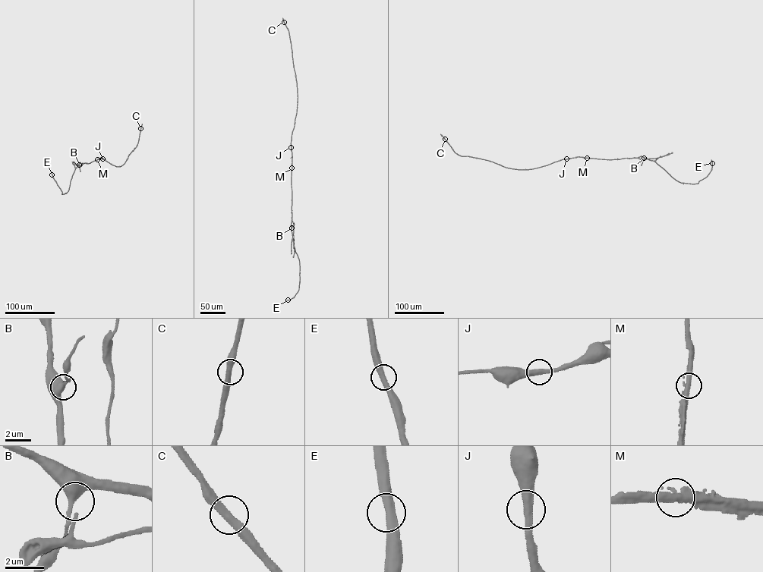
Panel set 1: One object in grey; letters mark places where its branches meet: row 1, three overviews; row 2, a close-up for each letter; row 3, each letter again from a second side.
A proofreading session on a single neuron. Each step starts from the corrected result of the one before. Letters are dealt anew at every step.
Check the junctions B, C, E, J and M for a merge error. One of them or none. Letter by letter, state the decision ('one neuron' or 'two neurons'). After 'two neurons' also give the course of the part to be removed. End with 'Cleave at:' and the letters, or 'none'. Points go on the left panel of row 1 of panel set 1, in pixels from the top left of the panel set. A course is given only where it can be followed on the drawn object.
B: one neuron
C: one neuron
E: one neuron
J: one neuron
M: one neuron
Cleave at: none

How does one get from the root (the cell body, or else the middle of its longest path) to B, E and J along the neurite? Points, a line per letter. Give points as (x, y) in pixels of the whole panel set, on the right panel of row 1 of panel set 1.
B: (581, 157), (612, 159), (641, 156), (644, 158)
E: (581, 157), (612, 159), (642, 156), (654, 161), (676, 180), (692, 183), (698, 183), (706, 177), (712, 163)
J: (581, 157), (566, 158)

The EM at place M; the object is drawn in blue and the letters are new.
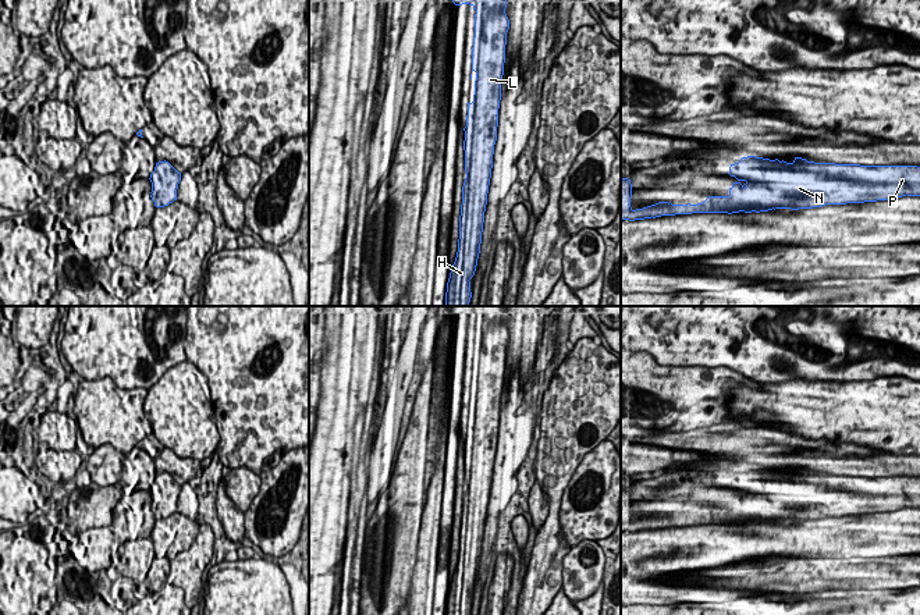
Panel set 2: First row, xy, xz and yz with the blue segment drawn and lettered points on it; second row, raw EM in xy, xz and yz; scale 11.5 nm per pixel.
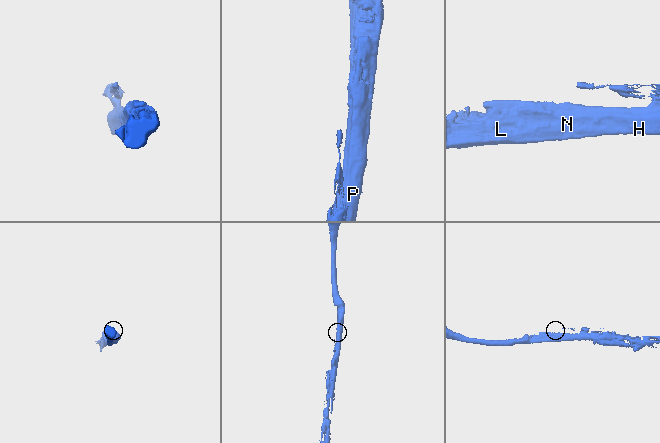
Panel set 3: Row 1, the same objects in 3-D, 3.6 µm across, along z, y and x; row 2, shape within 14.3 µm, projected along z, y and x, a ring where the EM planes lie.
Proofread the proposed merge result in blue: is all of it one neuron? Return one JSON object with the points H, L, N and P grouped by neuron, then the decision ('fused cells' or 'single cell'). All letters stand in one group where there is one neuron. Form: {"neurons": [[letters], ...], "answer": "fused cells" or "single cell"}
{"neurons": [["H", "L", "N", "P"]], "answer": "single cell"}

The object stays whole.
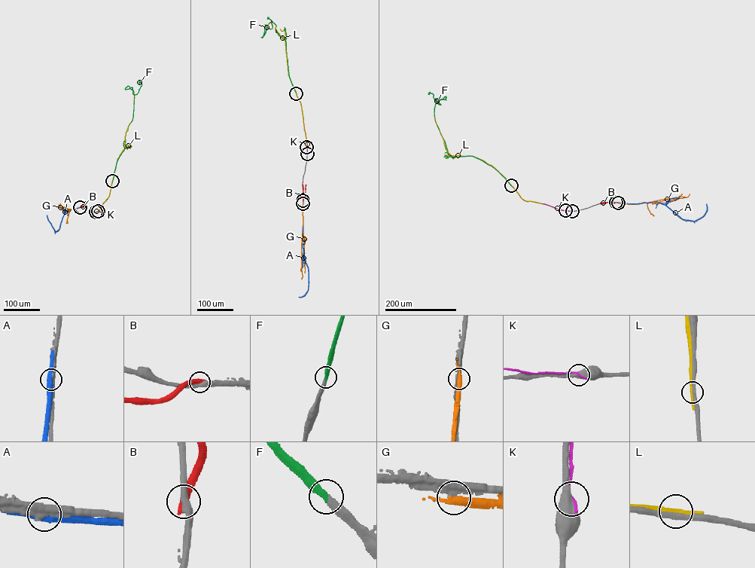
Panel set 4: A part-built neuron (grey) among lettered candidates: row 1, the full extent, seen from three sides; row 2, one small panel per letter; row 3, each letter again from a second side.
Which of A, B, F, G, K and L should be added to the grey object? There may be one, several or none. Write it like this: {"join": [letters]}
{"join": ["F"]}

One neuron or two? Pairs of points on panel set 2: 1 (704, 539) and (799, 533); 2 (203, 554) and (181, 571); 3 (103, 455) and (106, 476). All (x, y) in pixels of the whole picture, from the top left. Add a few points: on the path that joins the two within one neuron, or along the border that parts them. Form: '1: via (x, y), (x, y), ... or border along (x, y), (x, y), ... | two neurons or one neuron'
1: via (728, 540), (775, 540) | one neuron
2: via (198, 555), (187, 566) | one neuron
3: via (105, 461), (106, 470) | one neuron

